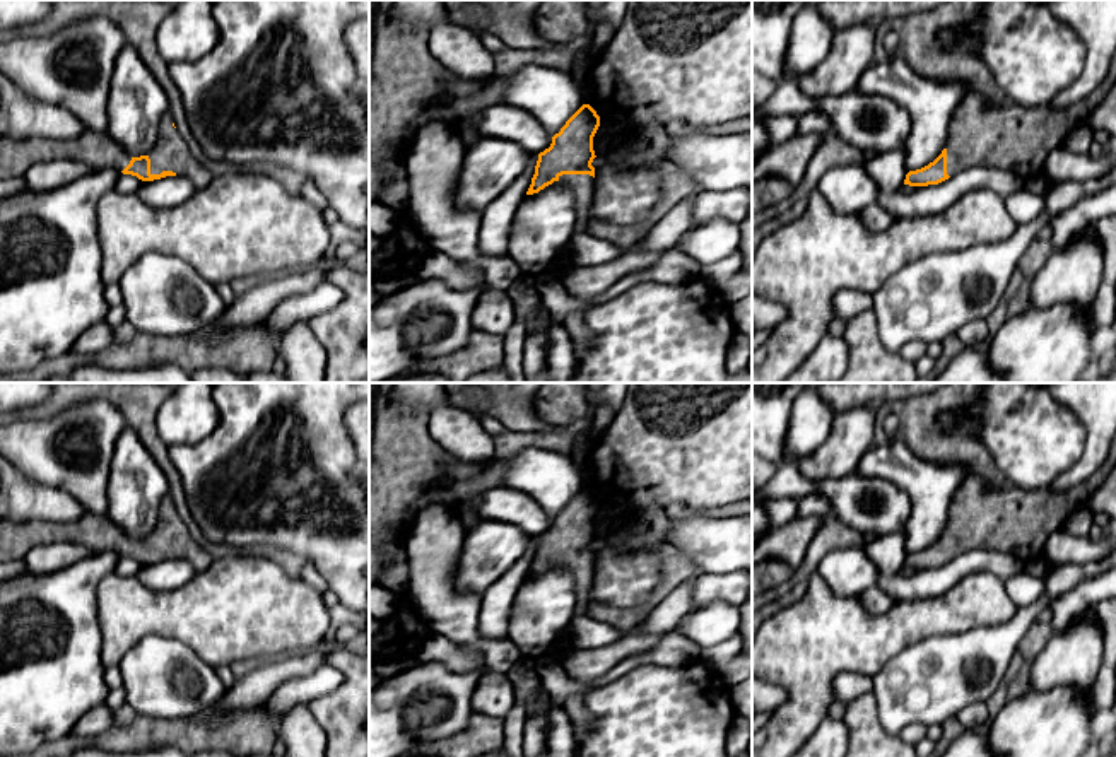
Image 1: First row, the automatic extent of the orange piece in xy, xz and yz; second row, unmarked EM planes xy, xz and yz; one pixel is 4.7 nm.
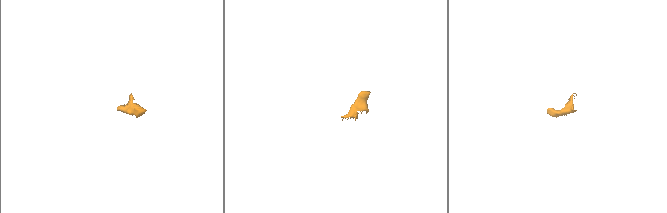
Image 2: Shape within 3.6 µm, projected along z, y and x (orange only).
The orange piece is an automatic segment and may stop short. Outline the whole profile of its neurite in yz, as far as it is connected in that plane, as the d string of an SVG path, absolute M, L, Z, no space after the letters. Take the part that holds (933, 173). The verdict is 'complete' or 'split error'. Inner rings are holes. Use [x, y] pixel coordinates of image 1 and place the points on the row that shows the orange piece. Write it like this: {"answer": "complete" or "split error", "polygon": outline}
{"answer": "split error", "polygon": "M1116 60L1090 96L1060 109L1024 108L1008 99L990 103L981 94L967 94L950 120L942 154L928 166L909 171L904 185L938 185L978 166L1012 171L1022 179L1044 174L1048 156L1065 145L1070 133L1089 120L1114 82Z"}

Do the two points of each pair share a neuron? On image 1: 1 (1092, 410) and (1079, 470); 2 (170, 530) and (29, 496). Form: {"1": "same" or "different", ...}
{"1": "same", "2": "different"}

